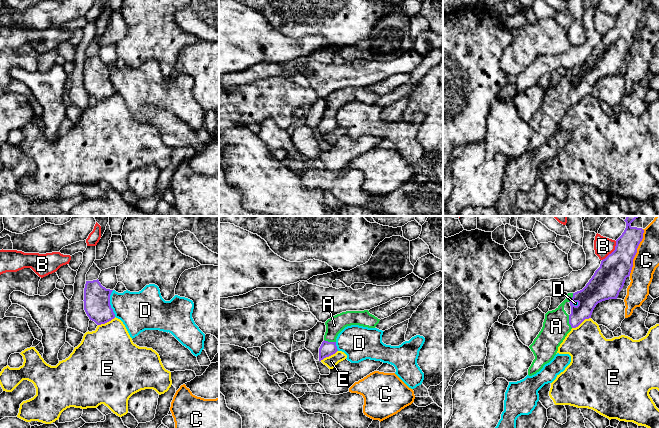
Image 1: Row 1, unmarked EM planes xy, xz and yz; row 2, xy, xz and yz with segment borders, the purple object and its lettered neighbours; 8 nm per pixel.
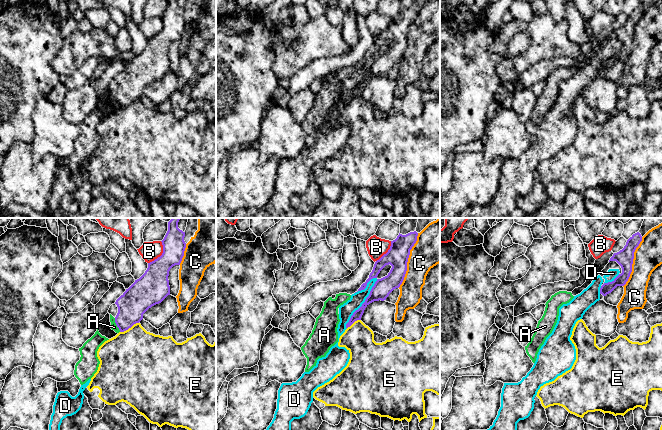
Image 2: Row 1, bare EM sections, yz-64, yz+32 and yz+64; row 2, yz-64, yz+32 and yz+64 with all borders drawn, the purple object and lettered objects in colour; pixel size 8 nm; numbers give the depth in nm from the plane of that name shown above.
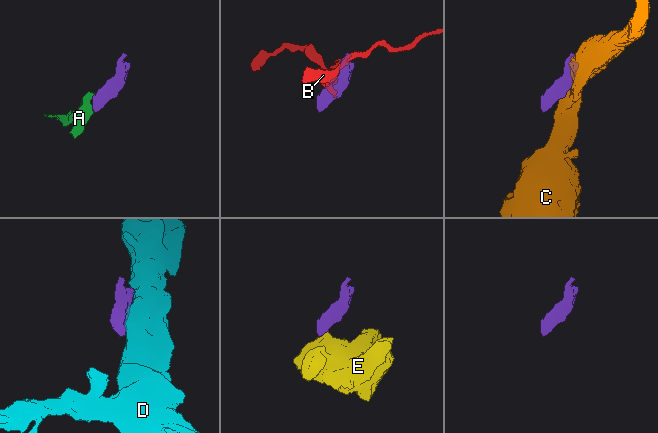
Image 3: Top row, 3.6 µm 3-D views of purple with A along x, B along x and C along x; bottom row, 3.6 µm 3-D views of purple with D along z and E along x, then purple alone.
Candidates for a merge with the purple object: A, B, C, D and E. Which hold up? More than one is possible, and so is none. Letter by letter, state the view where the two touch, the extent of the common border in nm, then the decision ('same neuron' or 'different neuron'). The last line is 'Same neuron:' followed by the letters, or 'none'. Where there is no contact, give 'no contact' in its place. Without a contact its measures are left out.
A: meets purple in yz; contact 110 nm long; same neuron
B: meets purple in yz; contact 200 nm long; different neuron
C: meets purple in yz; contact 400 nm long; different neuron
D: meets purple in xy; contact 220 nm long; different neuron
E: meets purple in yz; contact 180 nm long; different neuron
Same neuron: A

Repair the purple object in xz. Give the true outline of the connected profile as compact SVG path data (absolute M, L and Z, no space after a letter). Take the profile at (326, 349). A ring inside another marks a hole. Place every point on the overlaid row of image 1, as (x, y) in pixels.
M368 310L346 311L332 316L325 322L326 332L324 335L324 341L319 348L319 361L338 351L336 338L345 327L359 325L368 328L375 328L379 321L380 319L370 314Z

